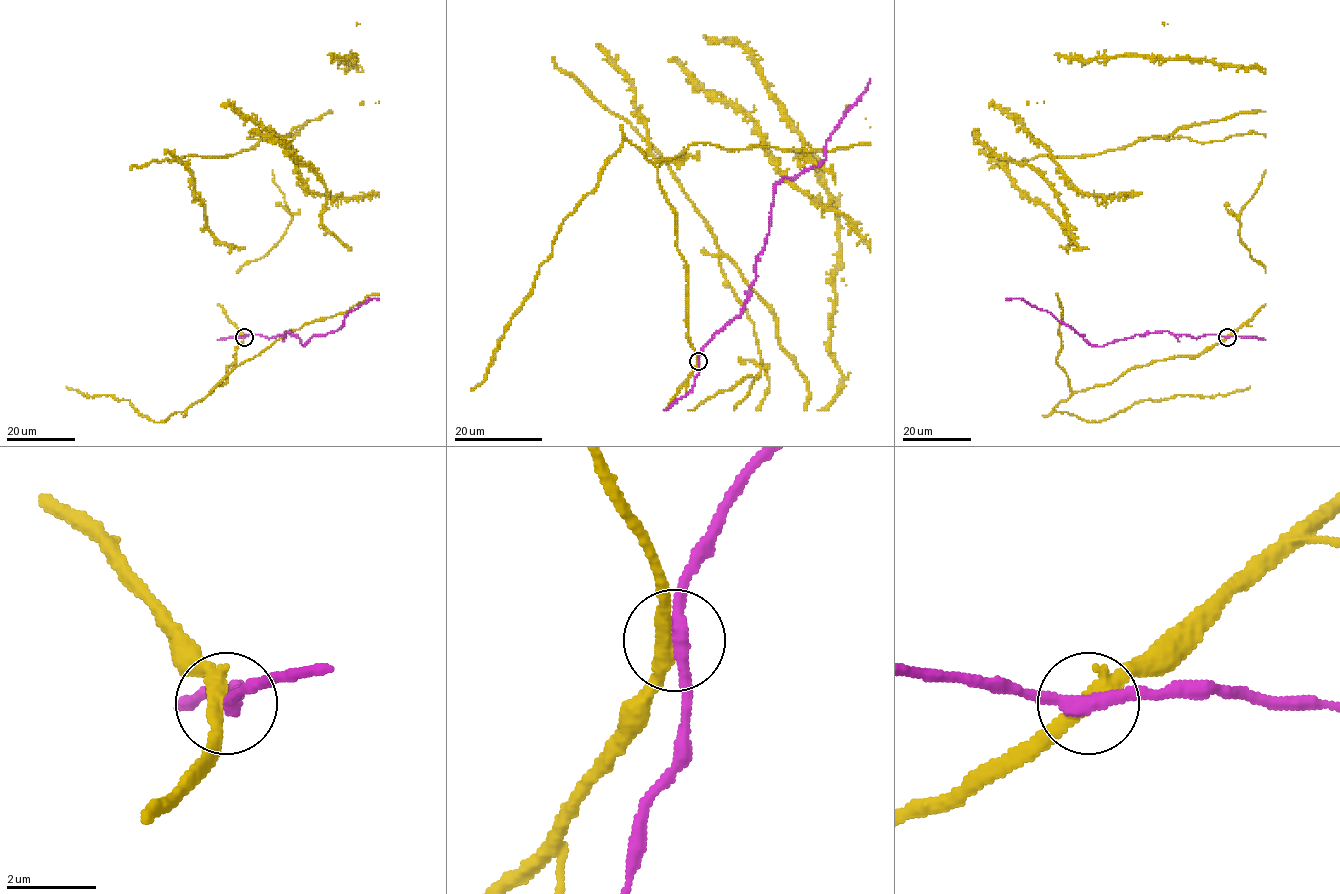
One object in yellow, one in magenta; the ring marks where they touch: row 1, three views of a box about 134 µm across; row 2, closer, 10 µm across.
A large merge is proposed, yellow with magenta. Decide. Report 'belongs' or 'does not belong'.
does not belong

